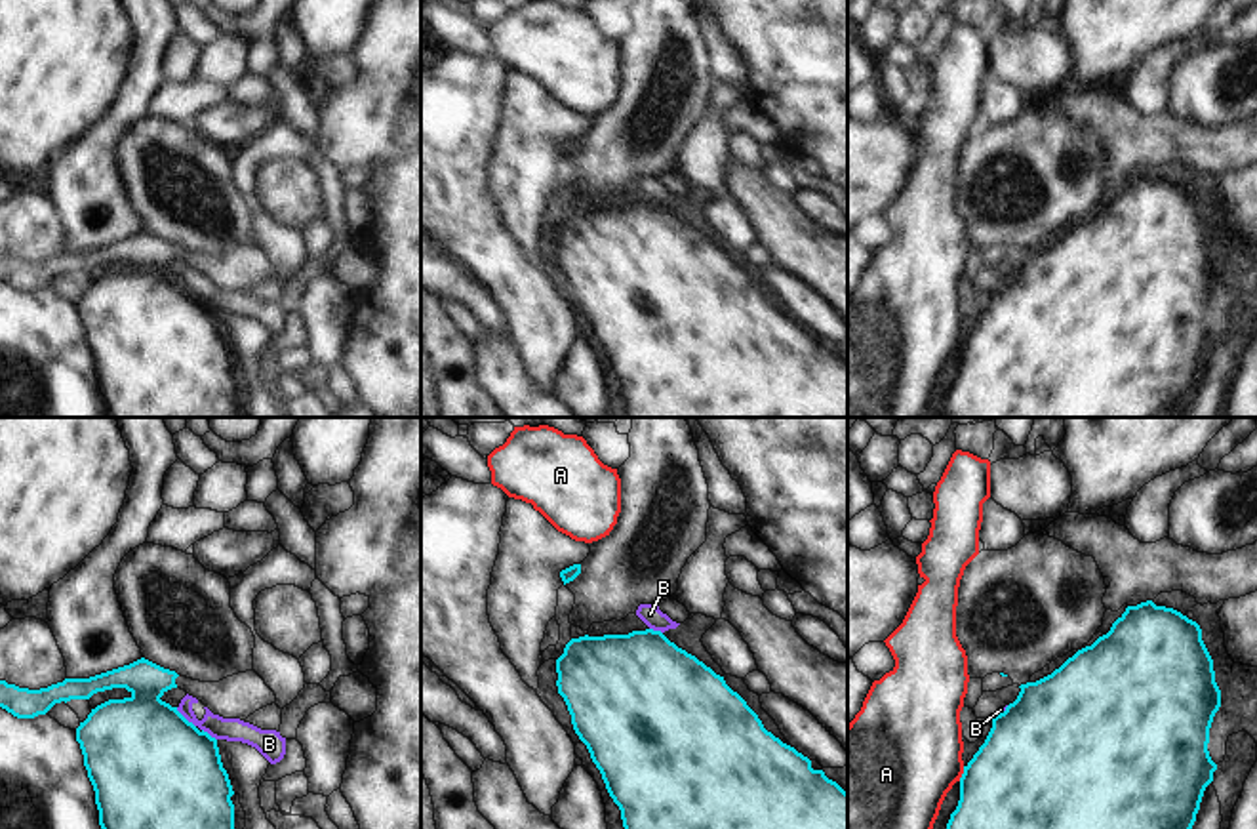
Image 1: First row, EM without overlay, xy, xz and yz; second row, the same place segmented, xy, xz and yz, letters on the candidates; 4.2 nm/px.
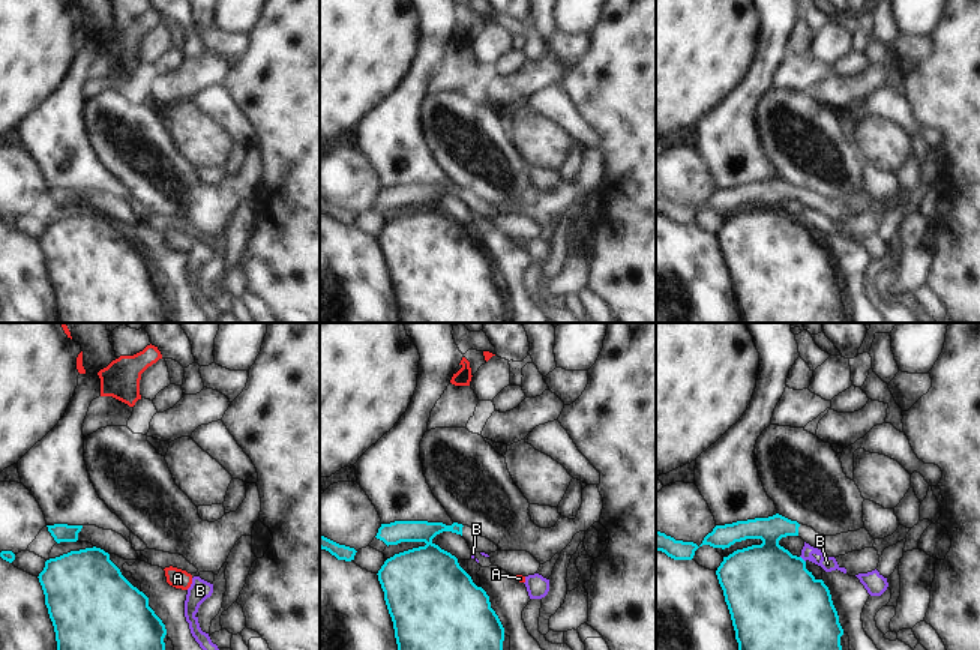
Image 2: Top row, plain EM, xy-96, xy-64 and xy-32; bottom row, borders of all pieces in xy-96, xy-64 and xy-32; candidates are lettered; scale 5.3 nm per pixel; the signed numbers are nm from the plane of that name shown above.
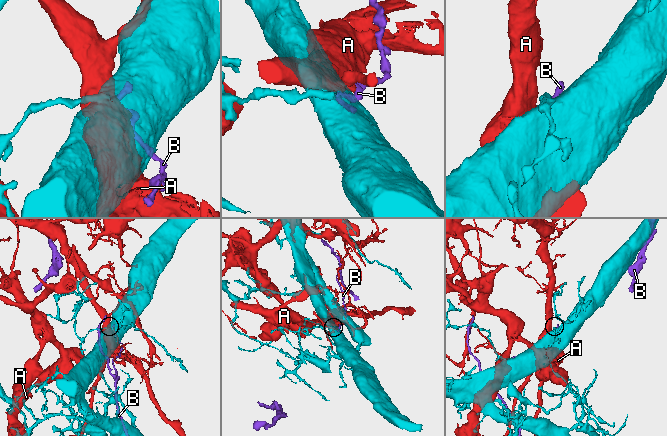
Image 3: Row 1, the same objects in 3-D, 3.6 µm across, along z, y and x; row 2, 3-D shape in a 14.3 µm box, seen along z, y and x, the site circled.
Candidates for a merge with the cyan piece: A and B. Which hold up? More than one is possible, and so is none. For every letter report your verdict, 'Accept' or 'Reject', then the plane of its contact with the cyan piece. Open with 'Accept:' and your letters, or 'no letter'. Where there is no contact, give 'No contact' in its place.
Accept: no letter
A: Reject. Touches cyan in yz
B: Reject. Touches cyan in xy

